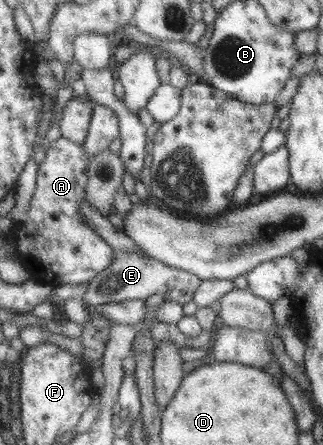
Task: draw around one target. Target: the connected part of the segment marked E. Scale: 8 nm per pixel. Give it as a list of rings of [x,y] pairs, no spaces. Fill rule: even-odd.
[[[133,251],[133,253],[116,254],[112,265],[89,282],[88,290],[81,299],[90,306],[99,306],[126,300],[145,300],[152,294],[164,294],[165,299],[185,304],[193,300],[194,292],[201,283],[200,277],[191,271],[170,267],[146,254]]]

